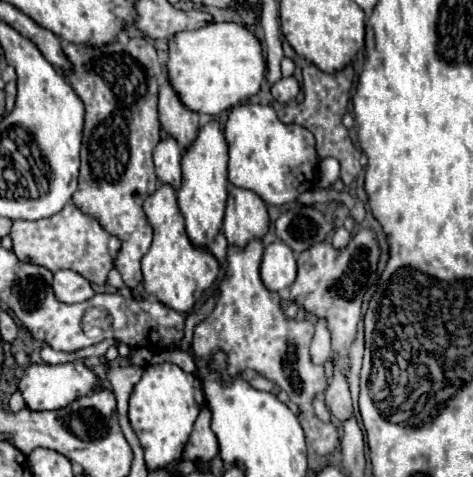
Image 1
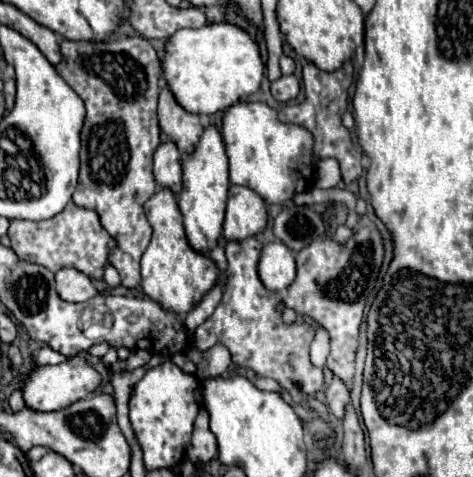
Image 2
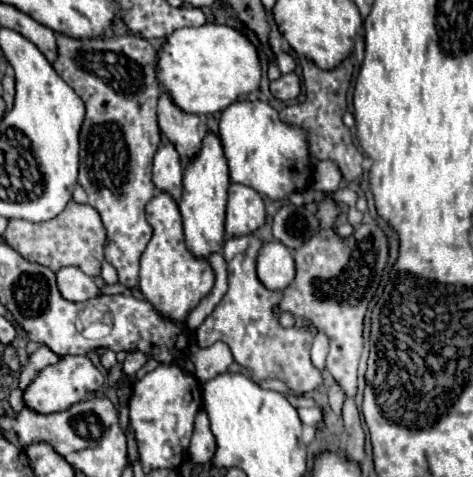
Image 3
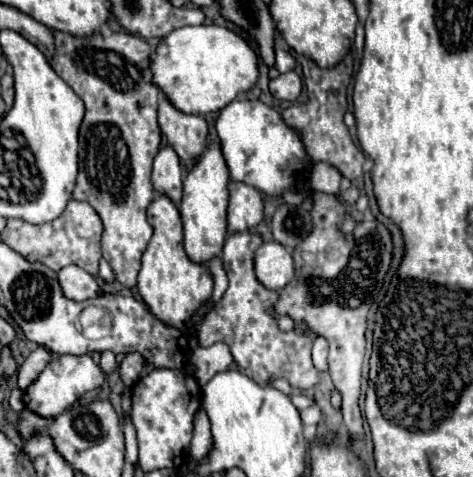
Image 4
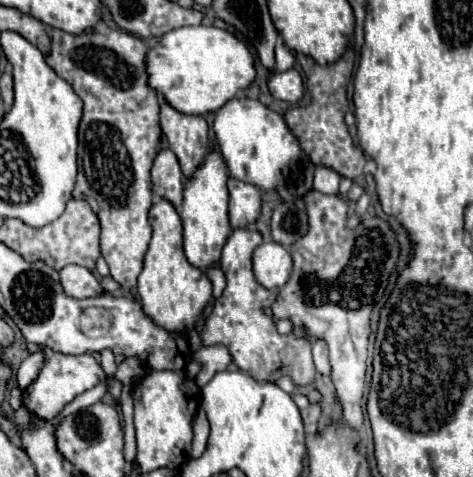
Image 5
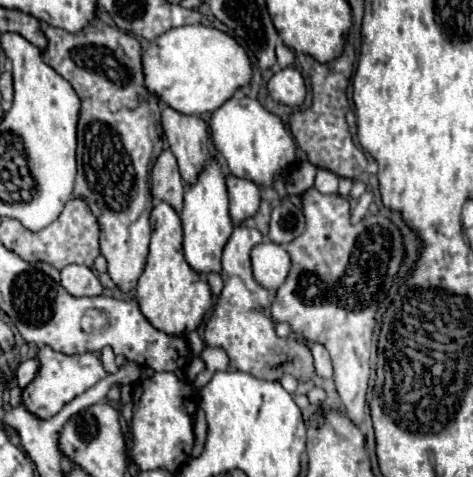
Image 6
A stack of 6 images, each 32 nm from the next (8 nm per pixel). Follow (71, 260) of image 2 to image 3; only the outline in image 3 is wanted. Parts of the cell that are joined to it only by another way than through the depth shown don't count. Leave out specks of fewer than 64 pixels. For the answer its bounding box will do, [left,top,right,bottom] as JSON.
[4,202,106,278]

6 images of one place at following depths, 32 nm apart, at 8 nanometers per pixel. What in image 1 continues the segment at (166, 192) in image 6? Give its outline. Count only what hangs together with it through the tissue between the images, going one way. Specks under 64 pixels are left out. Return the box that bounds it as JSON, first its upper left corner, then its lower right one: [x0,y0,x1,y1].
[154,136,182,190]

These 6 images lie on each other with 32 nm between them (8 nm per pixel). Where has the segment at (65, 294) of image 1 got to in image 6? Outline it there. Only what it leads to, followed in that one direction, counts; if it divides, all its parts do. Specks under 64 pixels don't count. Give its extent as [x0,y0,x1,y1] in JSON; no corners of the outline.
[62,264,104,298]

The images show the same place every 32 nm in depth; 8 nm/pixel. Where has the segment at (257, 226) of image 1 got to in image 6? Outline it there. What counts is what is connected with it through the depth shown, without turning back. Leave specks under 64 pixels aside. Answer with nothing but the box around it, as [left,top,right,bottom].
[226,176,260,226]

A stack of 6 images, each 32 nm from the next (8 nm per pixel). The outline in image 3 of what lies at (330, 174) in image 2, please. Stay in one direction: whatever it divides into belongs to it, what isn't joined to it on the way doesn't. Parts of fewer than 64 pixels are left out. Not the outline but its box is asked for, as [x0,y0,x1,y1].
[314,160,342,192]

